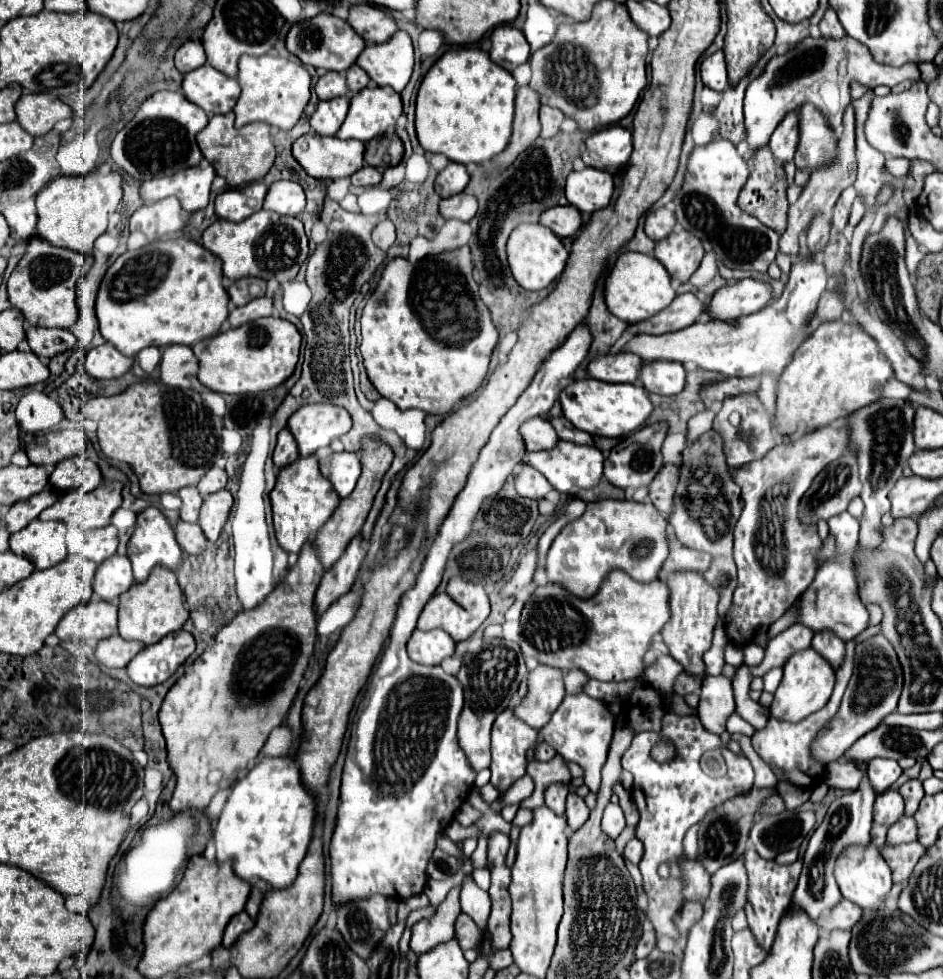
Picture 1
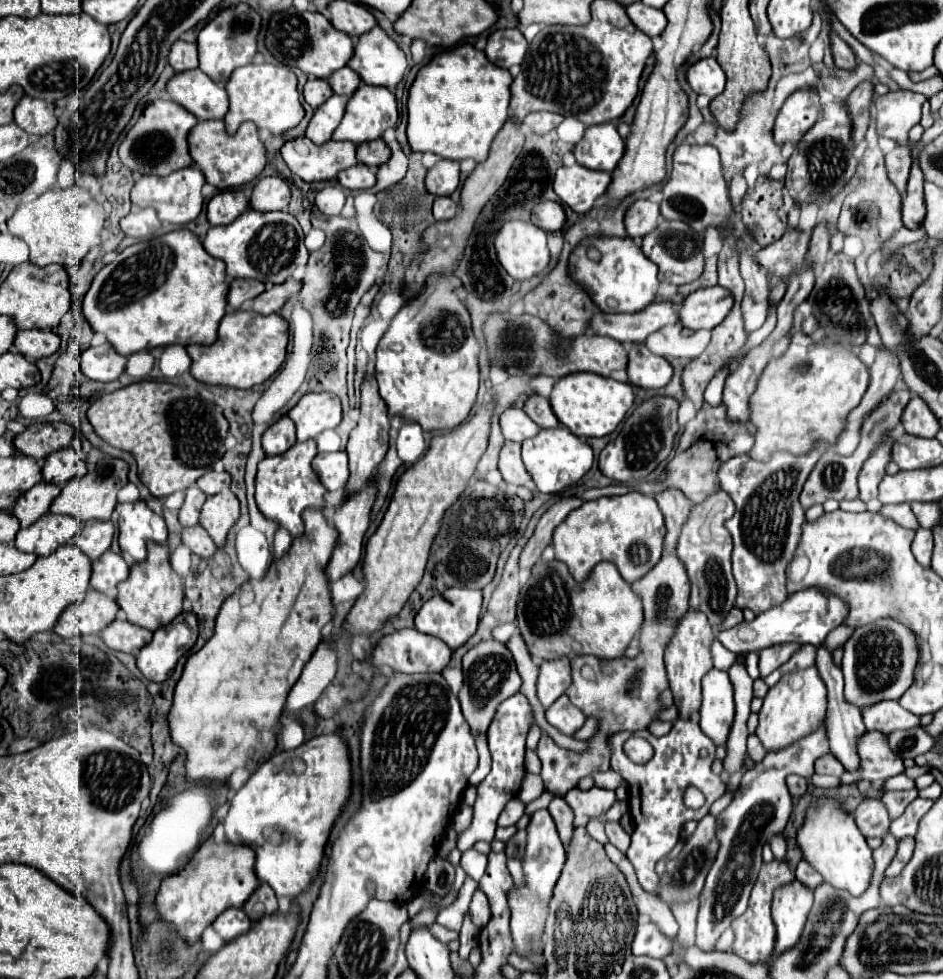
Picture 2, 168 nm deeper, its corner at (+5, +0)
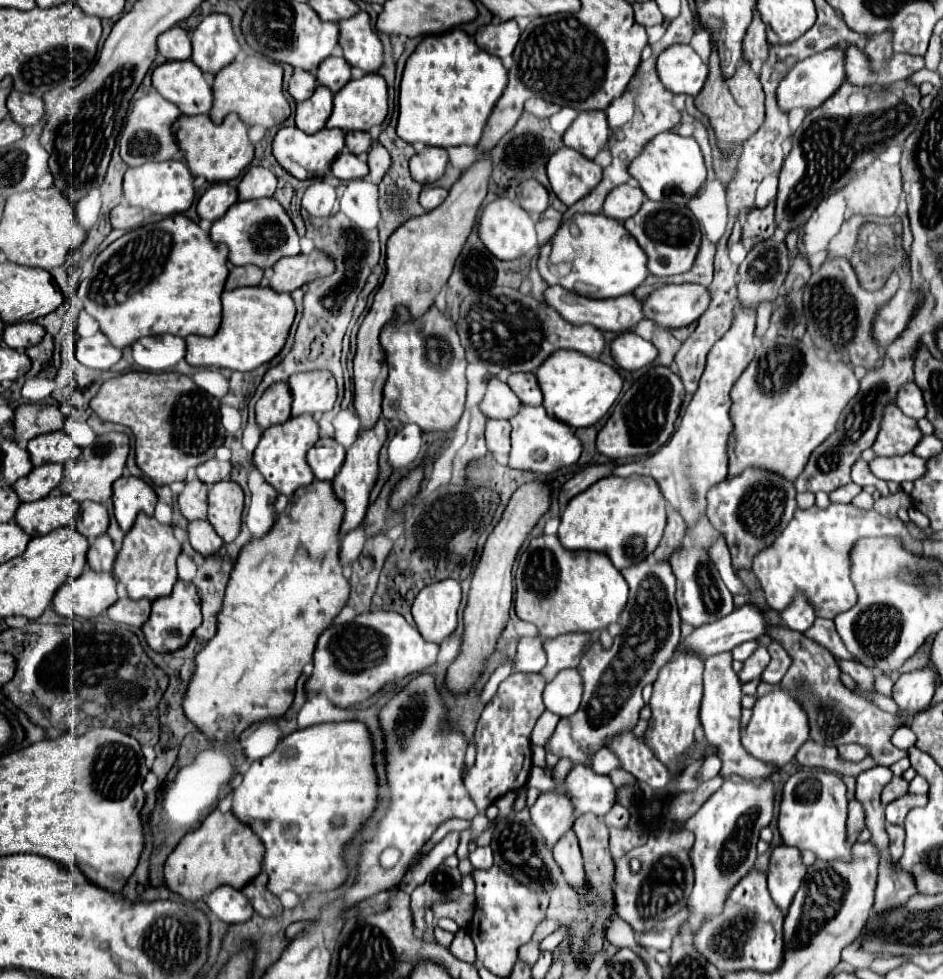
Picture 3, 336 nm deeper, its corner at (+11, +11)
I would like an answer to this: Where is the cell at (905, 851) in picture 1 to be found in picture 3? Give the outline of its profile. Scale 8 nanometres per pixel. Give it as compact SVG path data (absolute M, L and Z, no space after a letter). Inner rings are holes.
M887 824L887 834L889 834L889 852L891 852L891 860L897 862L903 854L903 840L905 840L905 830L903 826L895 826L895 824Z

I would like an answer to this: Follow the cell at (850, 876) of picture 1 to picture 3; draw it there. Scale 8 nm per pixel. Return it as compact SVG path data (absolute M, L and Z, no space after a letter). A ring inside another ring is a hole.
M801 768L795 772L783 788L783 800L779 810L779 832L787 846L801 852L809 850L819 860L851 862L853 844L847 840L847 788L839 774L823 768Z

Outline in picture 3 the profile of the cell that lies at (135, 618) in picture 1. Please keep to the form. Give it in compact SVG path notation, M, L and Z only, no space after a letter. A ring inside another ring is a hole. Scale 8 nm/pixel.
M139 514L135 520L135 526L127 532L123 546L119 550L113 576L117 582L121 582L127 590L127 596L131 600L149 600L155 602L157 598L169 596L175 582L177 582L177 566L175 560L181 554L181 544L173 536L173 528L159 524L155 518L147 518L145 514Z

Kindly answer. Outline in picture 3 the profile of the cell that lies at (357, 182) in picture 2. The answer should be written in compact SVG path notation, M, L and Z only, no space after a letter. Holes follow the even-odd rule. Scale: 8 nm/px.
M343 150L343 154L339 154L339 158L333 162L331 172L339 180L355 180L355 178L365 178L369 166L363 158L351 154L349 150Z

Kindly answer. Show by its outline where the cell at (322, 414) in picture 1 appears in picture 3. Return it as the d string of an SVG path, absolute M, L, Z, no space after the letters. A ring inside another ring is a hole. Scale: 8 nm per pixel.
M303 372L289 378L289 388L293 394L291 416L329 412L337 398L335 378L327 372Z

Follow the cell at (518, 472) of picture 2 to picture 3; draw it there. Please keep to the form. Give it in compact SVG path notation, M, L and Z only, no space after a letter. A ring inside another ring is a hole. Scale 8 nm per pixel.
M487 420L487 430L485 430L487 448L501 462L505 462L509 458L509 452L511 452L509 434L511 434L511 424L507 420Z

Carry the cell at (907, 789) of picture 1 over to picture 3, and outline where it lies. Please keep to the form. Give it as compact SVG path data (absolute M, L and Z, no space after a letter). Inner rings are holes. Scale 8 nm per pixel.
M893 778L893 782L889 782L889 784L883 788L883 792L881 792L881 802L887 806L887 804L893 802L895 798L907 794L907 790L909 790L909 782L907 782L905 778Z

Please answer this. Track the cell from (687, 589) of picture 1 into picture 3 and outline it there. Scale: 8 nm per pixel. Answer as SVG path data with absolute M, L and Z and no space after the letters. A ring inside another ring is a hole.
M677 648L673 658L659 670L659 676L653 684L653 696L649 702L653 716L645 732L645 742L651 746L653 754L671 768L679 768L679 764L685 762L687 746L691 746L693 732L699 726L699 706L703 696L701 674L703 656Z

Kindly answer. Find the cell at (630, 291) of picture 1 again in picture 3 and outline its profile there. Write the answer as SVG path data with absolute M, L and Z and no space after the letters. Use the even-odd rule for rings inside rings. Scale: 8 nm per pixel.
M575 214L571 222L581 232L577 238L571 236L569 222L563 222L555 236L541 248L539 272L549 286L559 284L587 298L617 298L643 284L649 276L647 256L621 222L603 214ZM577 282L585 286L575 286Z

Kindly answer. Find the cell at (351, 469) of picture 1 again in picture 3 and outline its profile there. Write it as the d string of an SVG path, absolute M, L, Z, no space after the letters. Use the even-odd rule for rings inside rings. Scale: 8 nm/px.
M319 438L307 452L307 462L313 468L317 480L331 482L345 460L345 448L333 438Z

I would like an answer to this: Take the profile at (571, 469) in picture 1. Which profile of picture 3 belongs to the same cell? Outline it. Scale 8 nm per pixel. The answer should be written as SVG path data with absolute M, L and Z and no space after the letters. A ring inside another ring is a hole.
M521 406L519 414L509 420L513 430L511 430L511 456L509 456L509 466L517 470L529 470L537 474L553 474L561 468L573 466L581 452L583 444L581 440L571 432L573 428L567 426L565 422L559 422L557 418L551 418L543 406Z

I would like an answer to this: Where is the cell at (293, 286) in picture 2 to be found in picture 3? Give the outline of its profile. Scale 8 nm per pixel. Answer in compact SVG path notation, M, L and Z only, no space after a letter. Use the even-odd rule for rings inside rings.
M313 250L309 256L293 256L293 258L283 258L273 266L273 278L269 280L269 288L275 292L293 292L295 288L301 288L303 284L327 276L333 270L331 258L327 254Z

